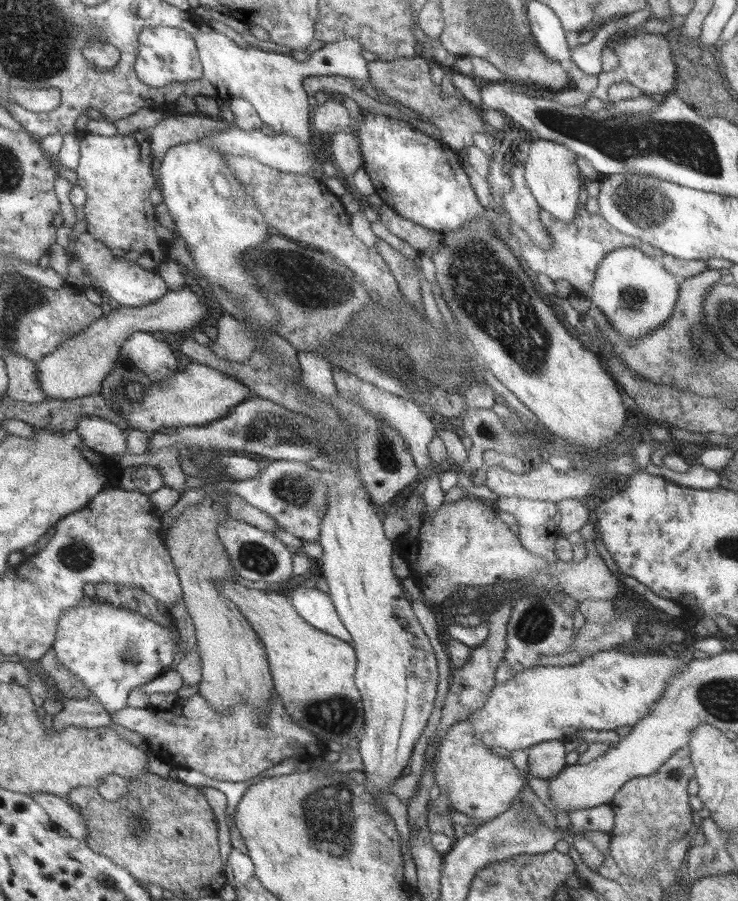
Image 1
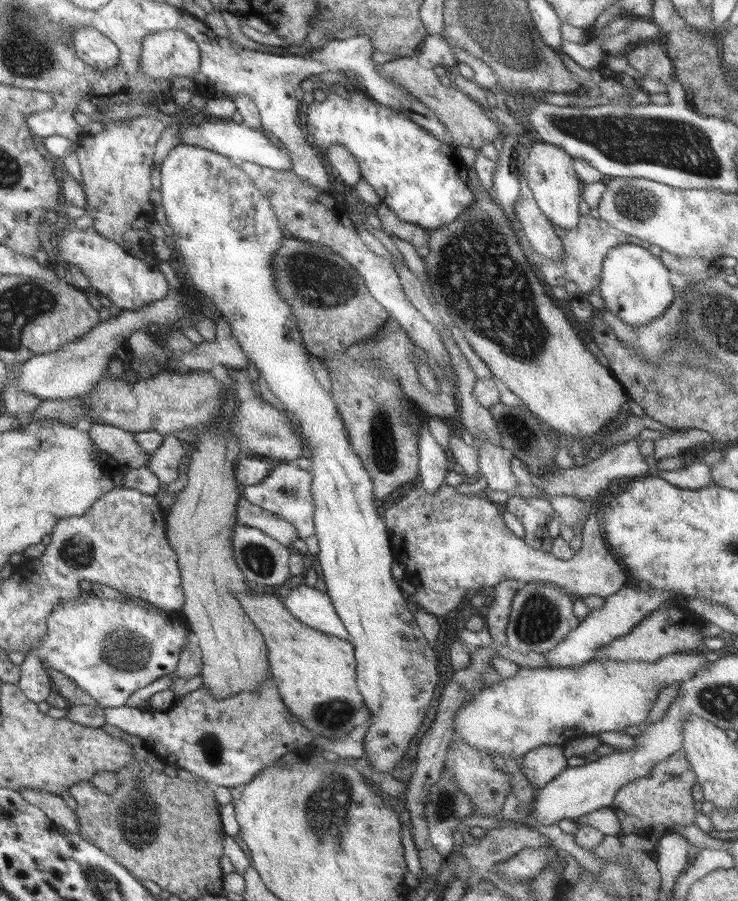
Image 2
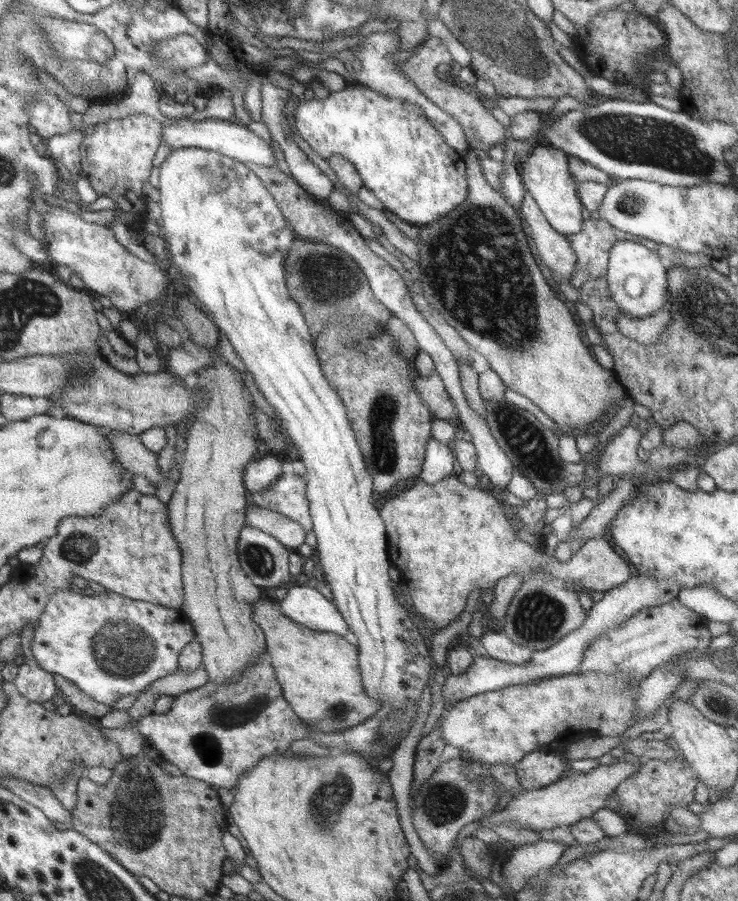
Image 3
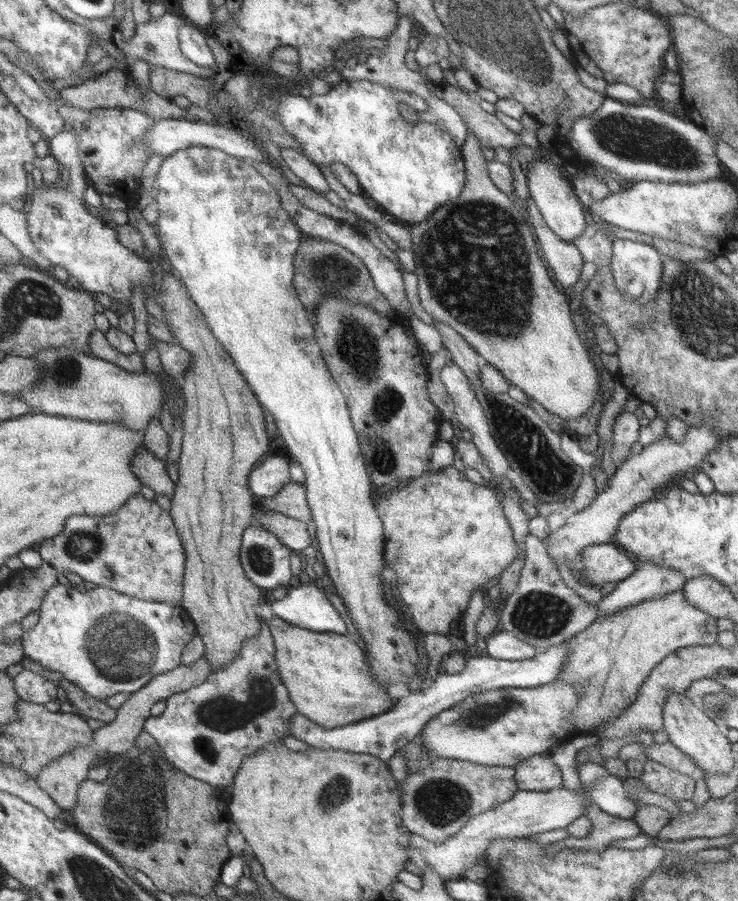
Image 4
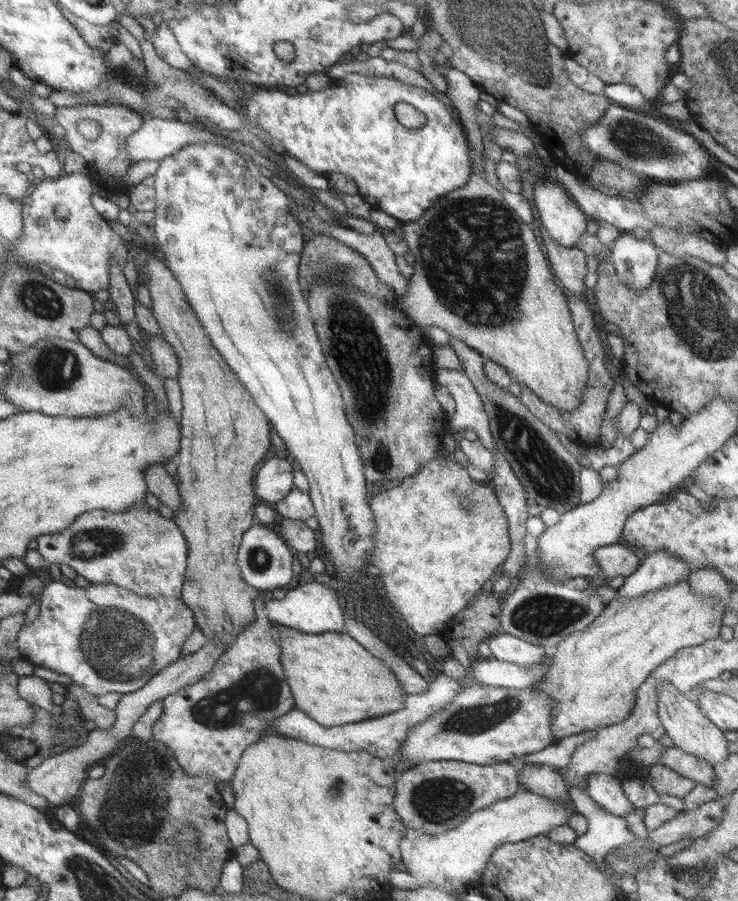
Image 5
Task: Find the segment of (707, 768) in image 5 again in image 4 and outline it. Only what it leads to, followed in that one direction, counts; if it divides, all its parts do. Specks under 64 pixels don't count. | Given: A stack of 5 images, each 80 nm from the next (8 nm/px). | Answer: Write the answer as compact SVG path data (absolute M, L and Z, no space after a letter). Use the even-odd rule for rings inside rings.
M670 741L644 746L644 752L647 758L654 762L664 763L664 766L672 767L684 774L697 774L698 778L704 778L703 770Z

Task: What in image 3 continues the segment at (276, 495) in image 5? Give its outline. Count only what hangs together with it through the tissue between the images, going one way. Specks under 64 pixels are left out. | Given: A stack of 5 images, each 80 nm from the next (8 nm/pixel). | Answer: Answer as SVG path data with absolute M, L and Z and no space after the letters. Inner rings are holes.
M268 455L262 460L256 460L248 464L244 476L248 490L260 492L266 490L270 485L274 485L283 475L283 458Z

